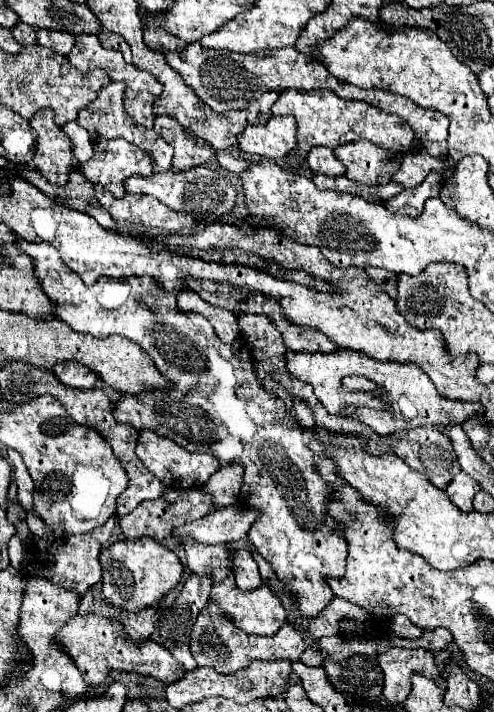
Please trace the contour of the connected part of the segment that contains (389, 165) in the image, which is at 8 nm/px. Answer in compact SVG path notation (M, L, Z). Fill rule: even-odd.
M346 142L346 146L336 146L334 156L346 166L346 178L366 184L366 186L378 186L378 184L388 184L392 180L392 174L398 170L398 160L392 152L374 146L374 142Z

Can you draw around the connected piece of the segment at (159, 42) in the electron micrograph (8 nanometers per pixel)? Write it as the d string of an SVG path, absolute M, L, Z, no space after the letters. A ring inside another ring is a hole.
M156 18L150 20L148 24L150 26L144 30L144 42L152 50L158 50L158 52L164 54L164 52L182 52L188 46L188 42L182 42L178 36L172 36L172 34L164 32Z

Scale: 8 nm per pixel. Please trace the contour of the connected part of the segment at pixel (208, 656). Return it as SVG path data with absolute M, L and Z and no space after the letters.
M208 602L206 608L202 608L202 612L194 624L190 650L192 650L192 656L198 666L210 666L210 668L218 670L220 674L234 674L234 672L250 666L250 662L276 662L276 660L284 660L284 658L296 660L304 652L304 640L302 640L302 634L296 630L296 626L292 626L290 622L286 622L274 636L246 634L246 632L238 630L236 626L232 626L230 620L224 616L224 612L216 604Z

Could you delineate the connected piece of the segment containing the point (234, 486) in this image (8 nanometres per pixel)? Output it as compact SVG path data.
M238 464L220 468L200 488L204 494L210 494L212 502L214 502L214 510L226 508L226 506L230 506L230 504L236 502L240 486L242 486L242 470L244 468L238 466Z

